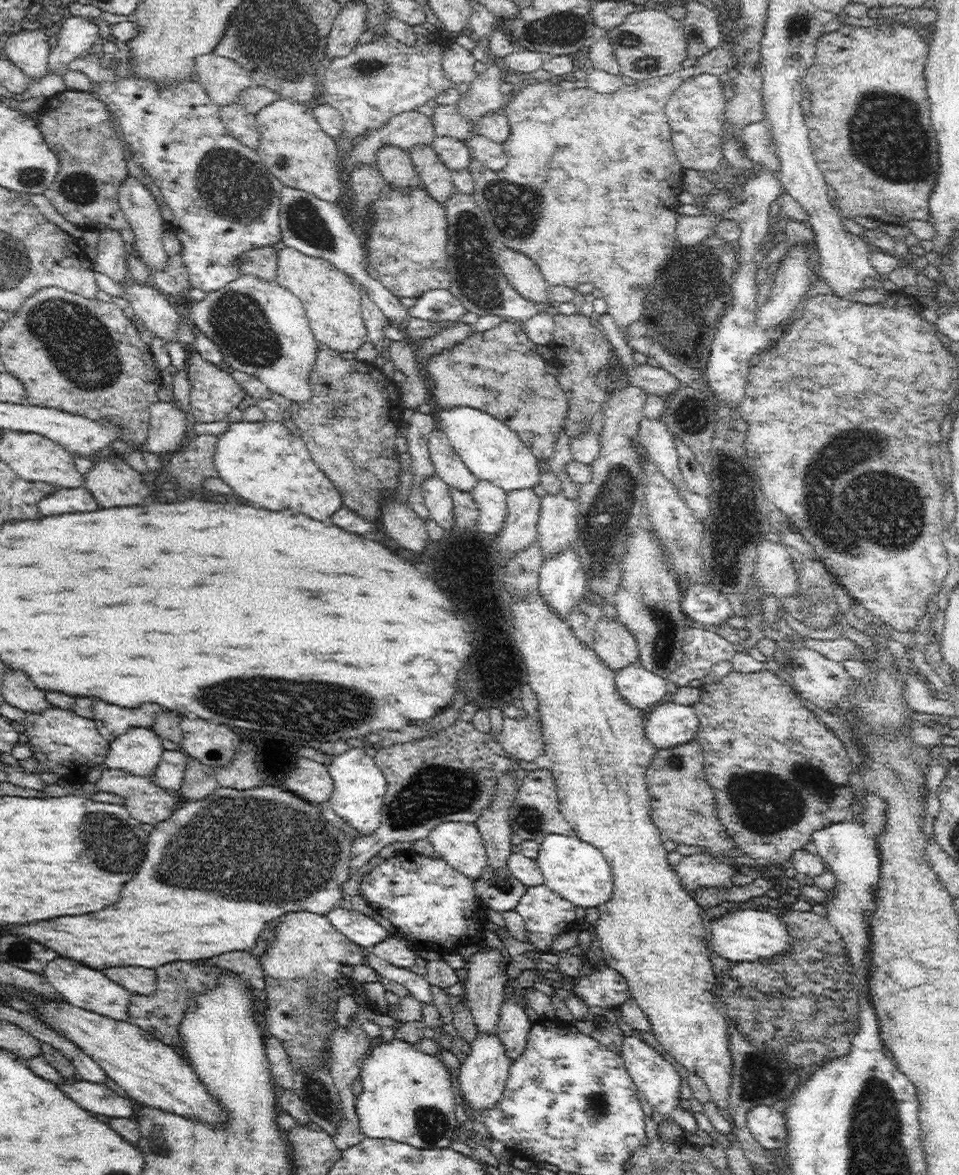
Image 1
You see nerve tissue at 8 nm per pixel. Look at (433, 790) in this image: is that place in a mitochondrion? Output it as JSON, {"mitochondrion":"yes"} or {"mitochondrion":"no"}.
{"mitochondrion":"yes"}

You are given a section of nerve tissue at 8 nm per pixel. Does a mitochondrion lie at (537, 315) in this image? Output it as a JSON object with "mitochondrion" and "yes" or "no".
{"mitochondrion":"no"}

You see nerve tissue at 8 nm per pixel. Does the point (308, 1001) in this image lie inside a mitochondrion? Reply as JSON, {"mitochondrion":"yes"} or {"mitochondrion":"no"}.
{"mitochondrion":"yes"}

